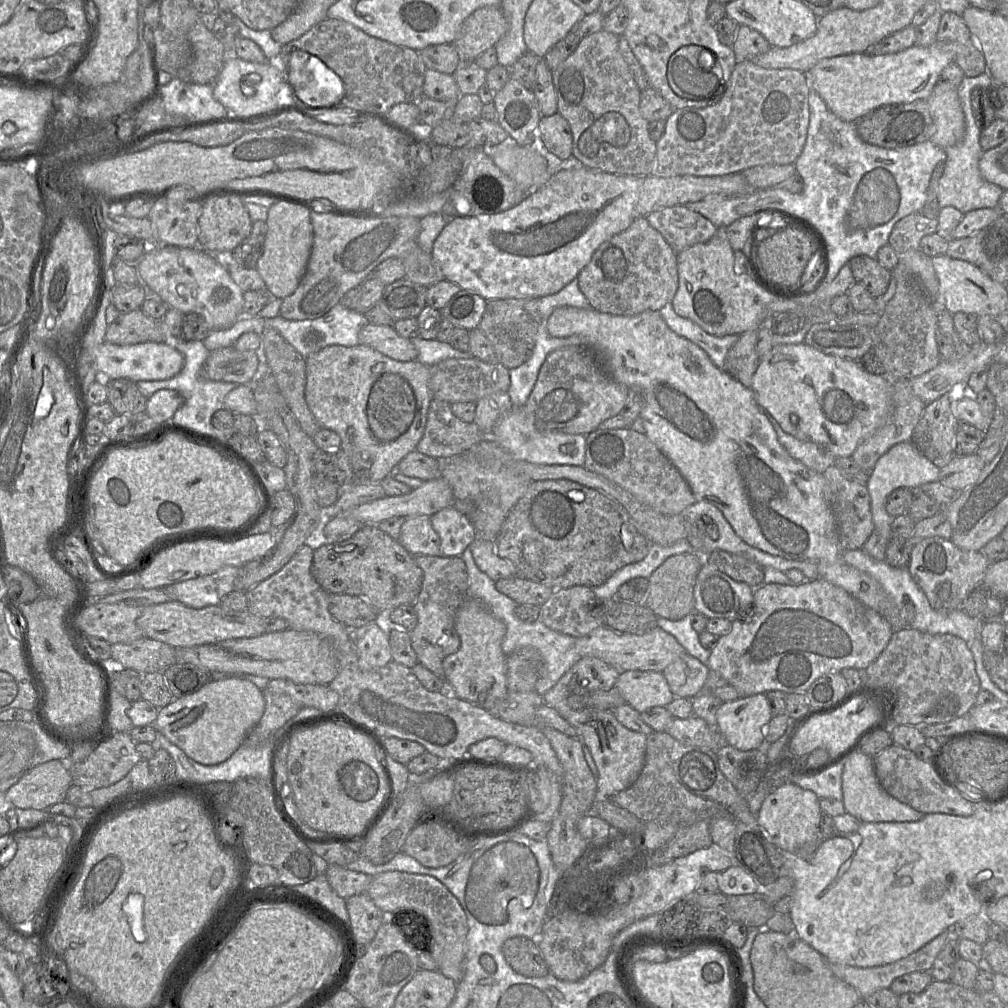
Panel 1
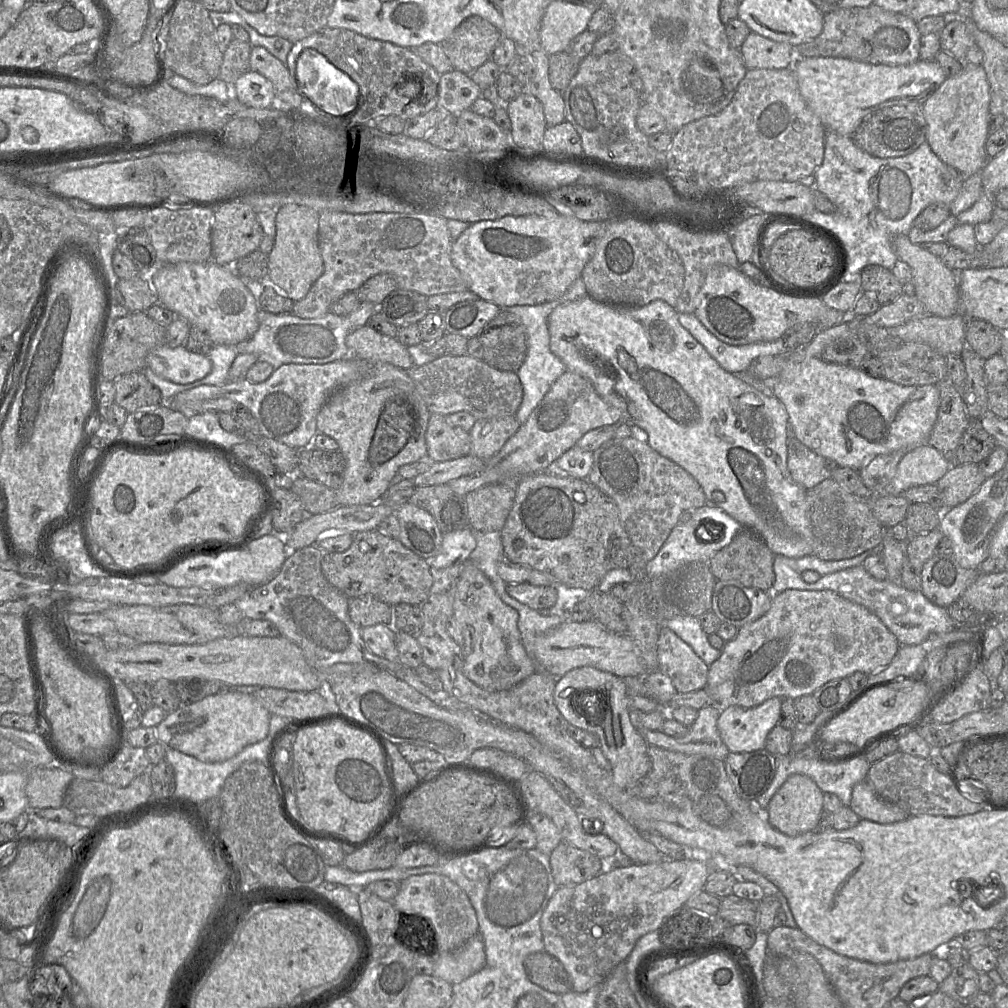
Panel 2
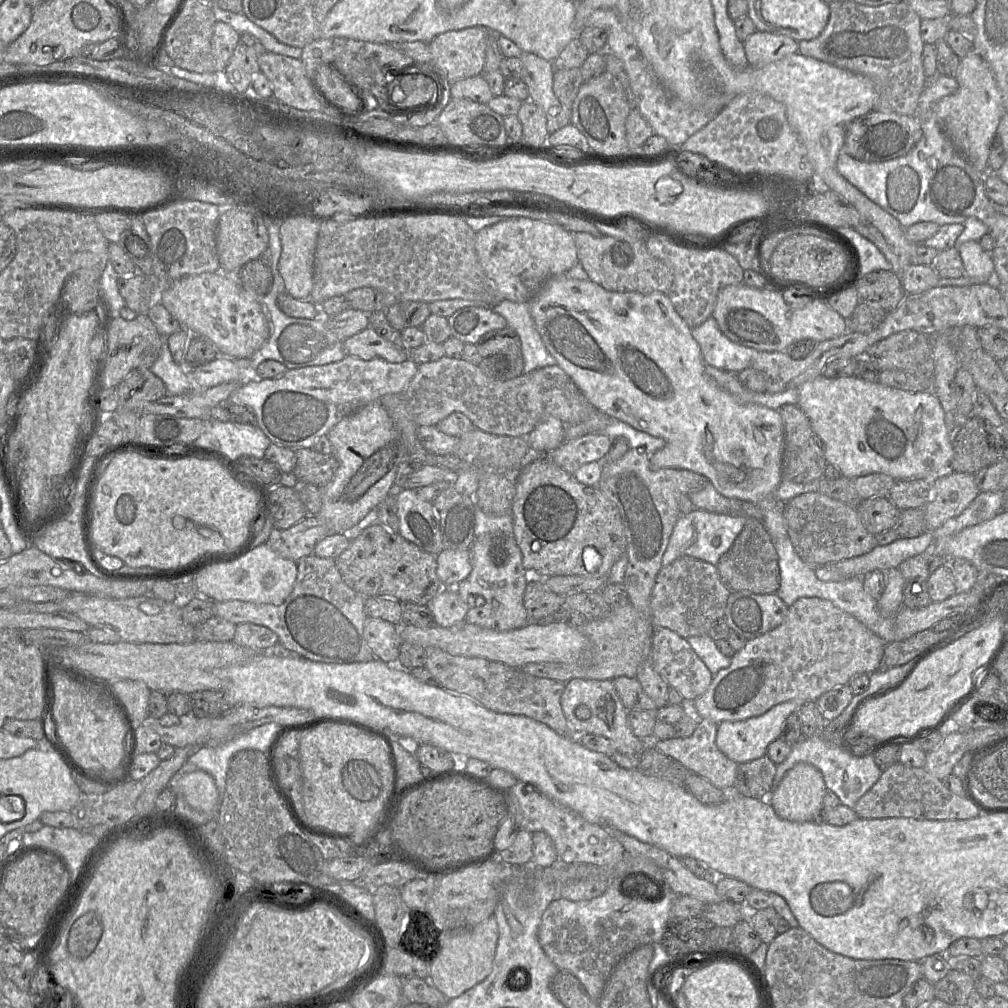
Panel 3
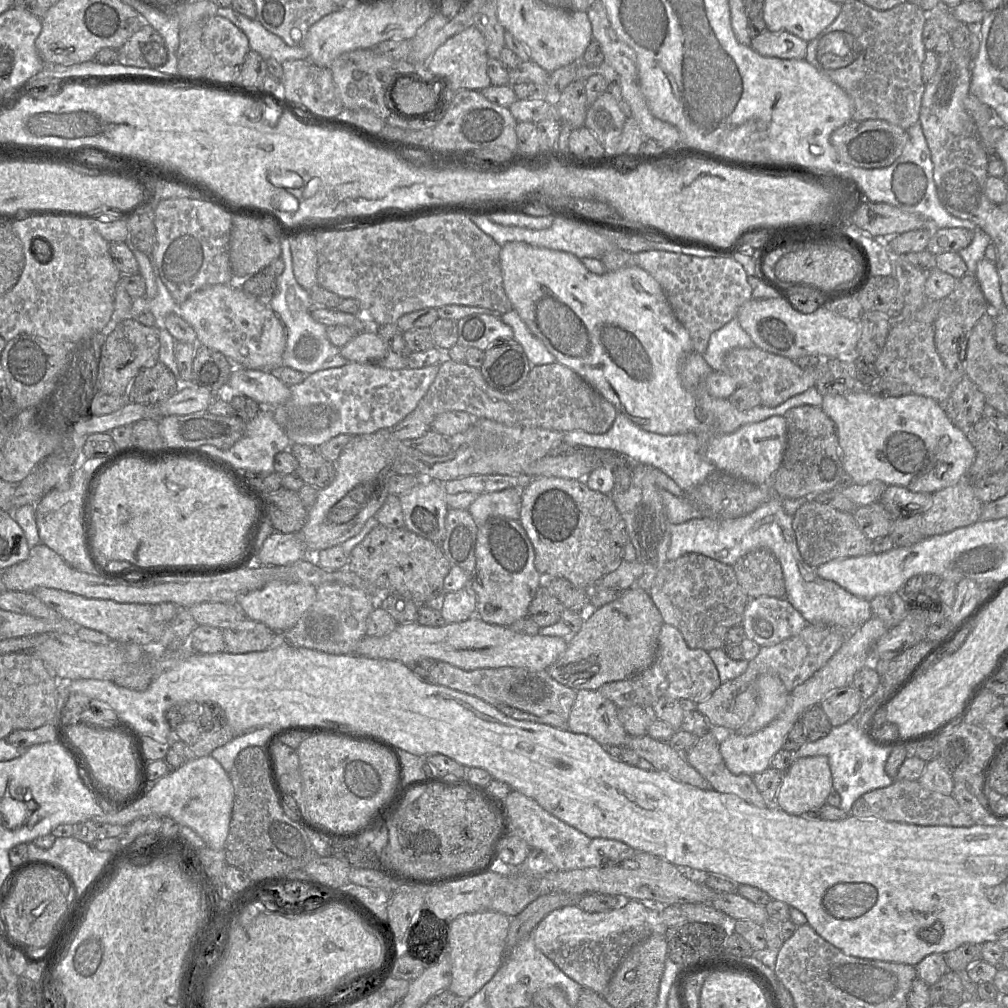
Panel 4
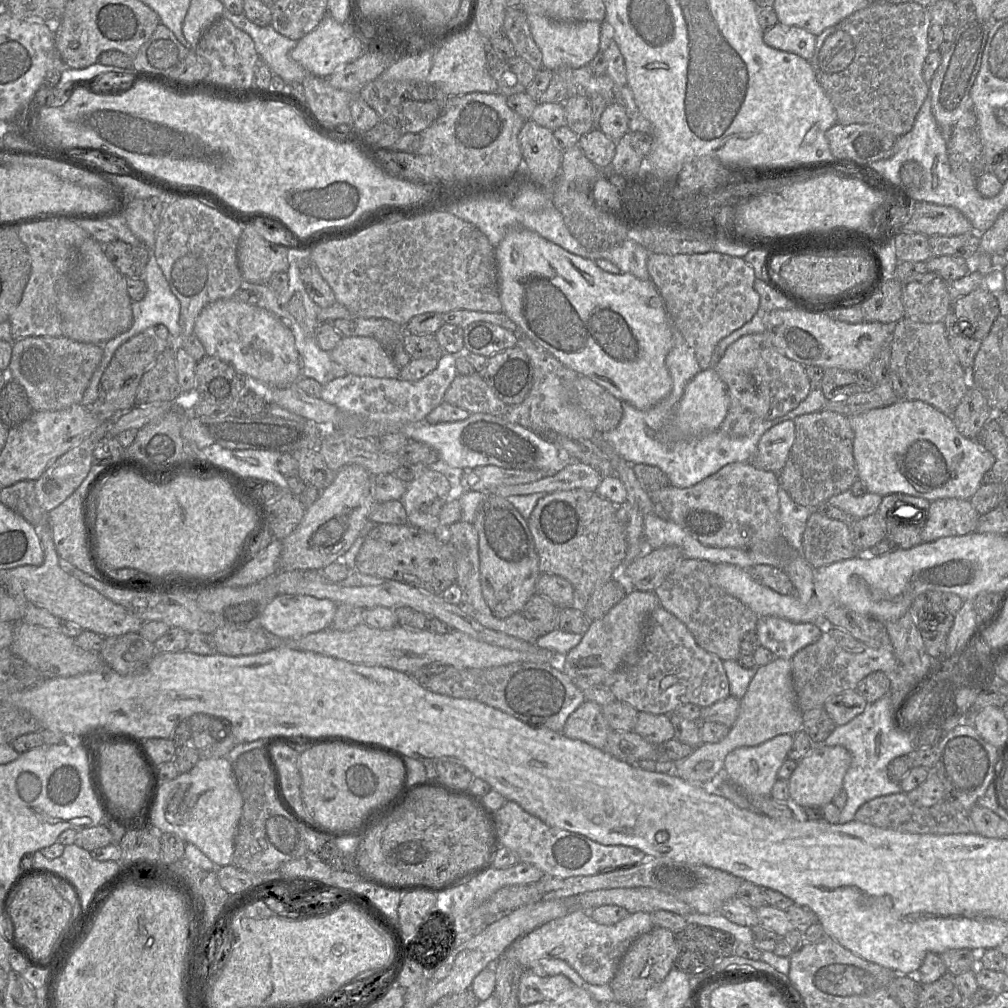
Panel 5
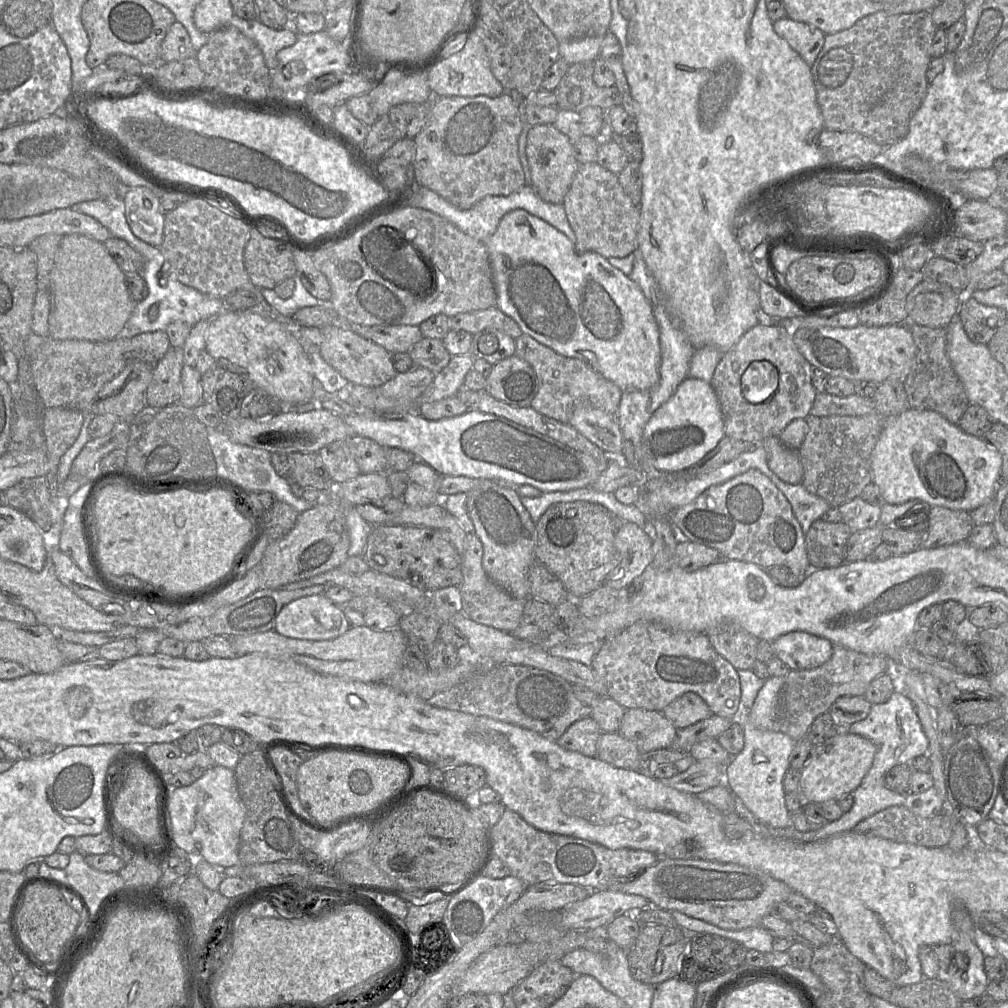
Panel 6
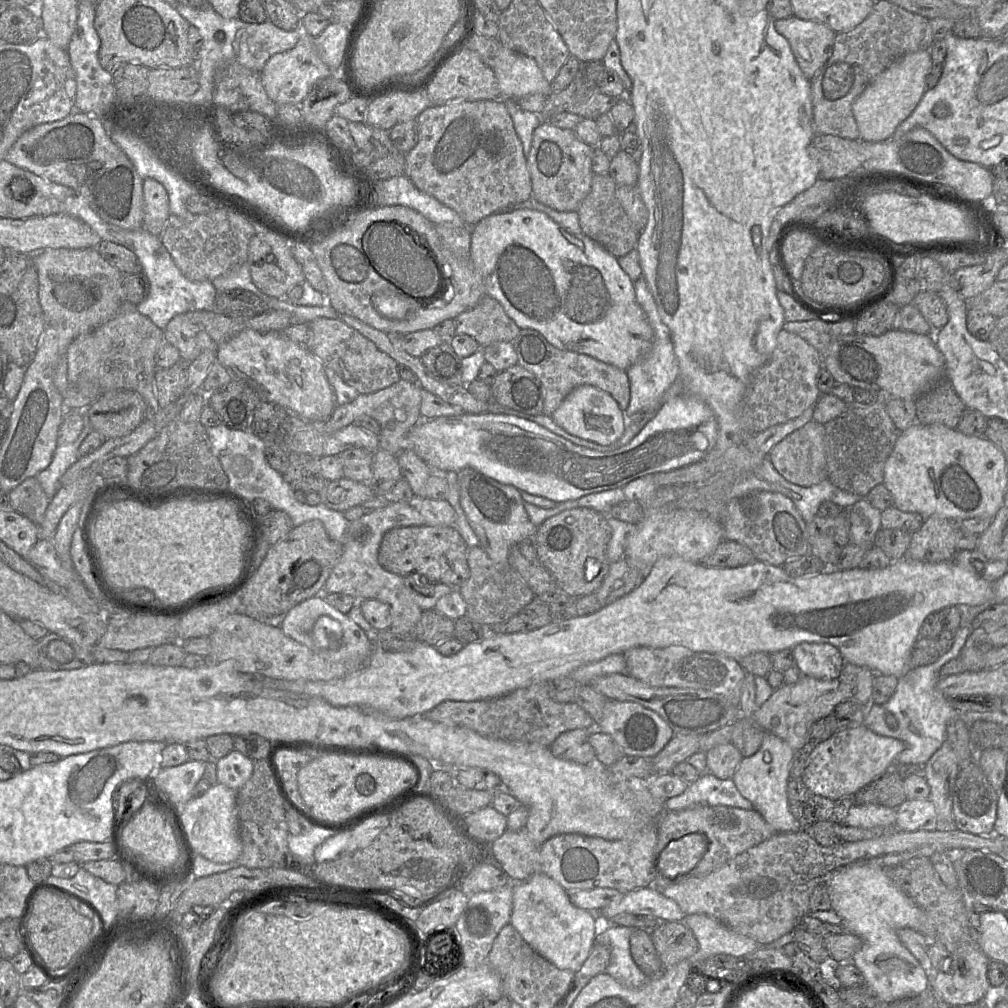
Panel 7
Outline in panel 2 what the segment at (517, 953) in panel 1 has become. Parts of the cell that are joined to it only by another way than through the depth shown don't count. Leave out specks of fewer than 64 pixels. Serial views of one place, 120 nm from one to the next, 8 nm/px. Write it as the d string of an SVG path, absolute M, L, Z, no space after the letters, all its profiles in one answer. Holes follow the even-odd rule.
M545 950L529 954L523 964L529 981L542 989L555 994L572 991L571 979L563 964Z

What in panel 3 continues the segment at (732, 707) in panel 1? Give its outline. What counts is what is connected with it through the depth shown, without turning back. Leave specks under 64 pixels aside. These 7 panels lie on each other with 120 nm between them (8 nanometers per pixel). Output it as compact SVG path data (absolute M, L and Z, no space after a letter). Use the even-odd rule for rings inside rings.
M789 700L773 706L762 715L739 721L723 721L718 723L716 744L718 748L736 763L749 762L766 754L768 745L779 738L782 726L787 717L801 707L805 700Z

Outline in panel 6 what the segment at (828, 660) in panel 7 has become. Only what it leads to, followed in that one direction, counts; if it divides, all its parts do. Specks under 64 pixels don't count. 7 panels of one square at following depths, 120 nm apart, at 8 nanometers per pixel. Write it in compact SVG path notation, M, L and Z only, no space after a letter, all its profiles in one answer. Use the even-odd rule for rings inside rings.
M803 631L789 632L772 641L775 656L790 670L821 666L832 656L833 646L831 641Z

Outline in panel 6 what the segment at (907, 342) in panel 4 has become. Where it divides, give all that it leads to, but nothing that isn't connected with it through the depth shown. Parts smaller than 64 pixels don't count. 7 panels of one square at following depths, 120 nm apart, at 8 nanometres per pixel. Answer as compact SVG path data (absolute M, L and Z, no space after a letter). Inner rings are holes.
M912 323L908 327L917 348L914 365L903 380L910 406L936 411L949 422L958 424L970 402L948 357L945 328L930 328Z

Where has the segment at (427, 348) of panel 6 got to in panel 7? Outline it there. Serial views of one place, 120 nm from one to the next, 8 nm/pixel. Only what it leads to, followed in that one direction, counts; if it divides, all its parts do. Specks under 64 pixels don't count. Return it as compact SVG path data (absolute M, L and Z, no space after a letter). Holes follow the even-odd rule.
M449 342L428 349L420 359L441 382L451 386L463 385L461 358L454 352Z

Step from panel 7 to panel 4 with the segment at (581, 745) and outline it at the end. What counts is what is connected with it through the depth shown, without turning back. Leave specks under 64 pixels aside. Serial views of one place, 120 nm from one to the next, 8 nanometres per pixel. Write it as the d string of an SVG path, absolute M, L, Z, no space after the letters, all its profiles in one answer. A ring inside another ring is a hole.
M579 690L568 718L569 731L584 734L602 746L610 745L609 718L616 706L598 690Z

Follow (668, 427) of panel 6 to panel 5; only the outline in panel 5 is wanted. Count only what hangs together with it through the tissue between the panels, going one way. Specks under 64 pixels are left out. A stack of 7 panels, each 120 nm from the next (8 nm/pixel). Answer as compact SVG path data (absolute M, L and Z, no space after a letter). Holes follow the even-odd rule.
M715 364L701 370L685 387L674 417L674 424L683 436L698 437L705 433L720 429L728 411L729 395L726 385L718 375Z

